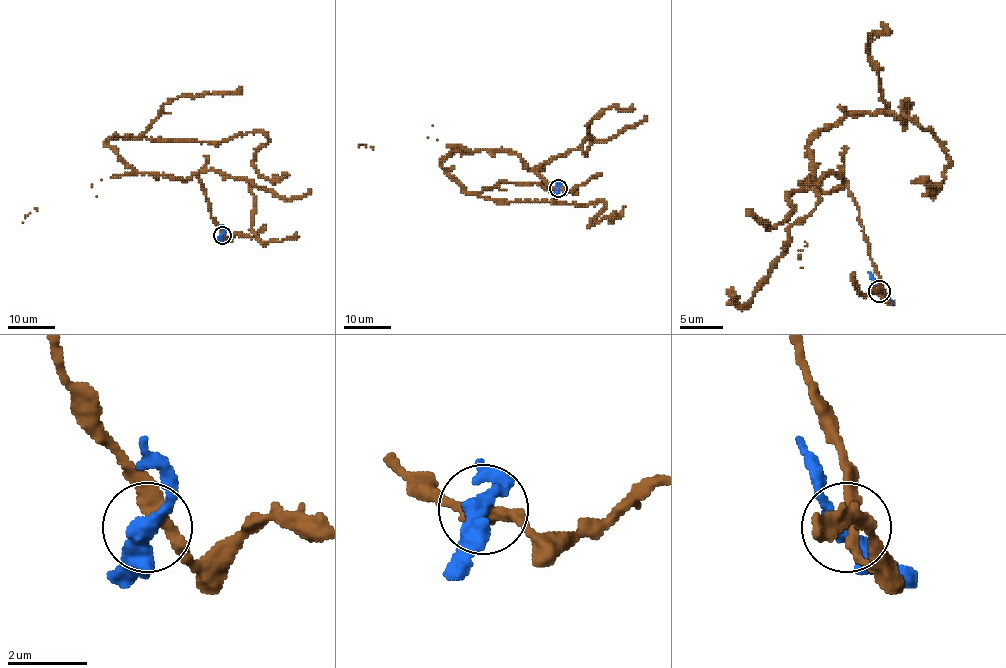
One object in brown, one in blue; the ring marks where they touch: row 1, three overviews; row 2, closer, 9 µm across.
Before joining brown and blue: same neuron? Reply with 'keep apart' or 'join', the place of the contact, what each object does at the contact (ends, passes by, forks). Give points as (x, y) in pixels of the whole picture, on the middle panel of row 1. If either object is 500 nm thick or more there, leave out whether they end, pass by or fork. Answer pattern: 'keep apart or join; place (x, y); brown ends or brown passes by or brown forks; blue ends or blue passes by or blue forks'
keep apart; place (558, 188); brown passes by; blue passes by

